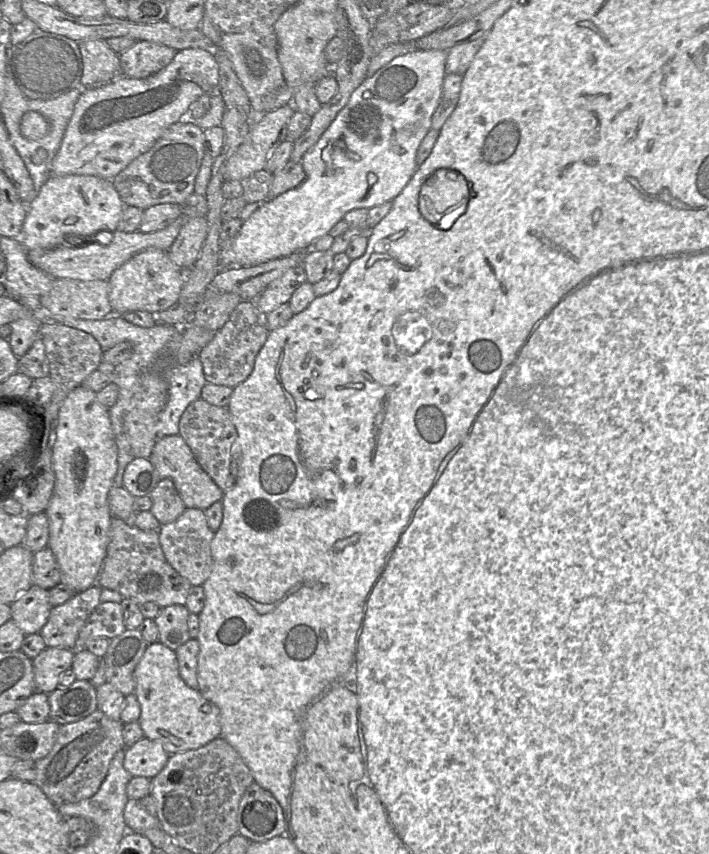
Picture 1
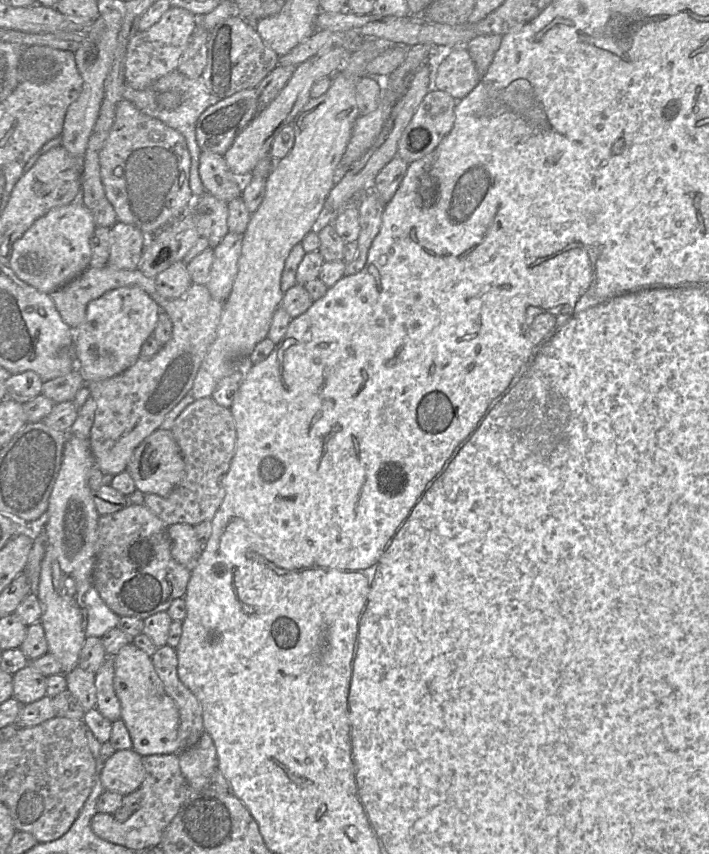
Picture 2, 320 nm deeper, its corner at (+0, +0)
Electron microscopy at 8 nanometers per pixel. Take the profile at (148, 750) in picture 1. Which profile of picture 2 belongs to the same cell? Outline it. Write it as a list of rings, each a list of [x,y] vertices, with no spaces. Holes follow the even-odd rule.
[[[119,750],[109,757],[101,772],[101,783],[107,791],[126,796],[137,790],[145,777],[142,756],[135,750]]]

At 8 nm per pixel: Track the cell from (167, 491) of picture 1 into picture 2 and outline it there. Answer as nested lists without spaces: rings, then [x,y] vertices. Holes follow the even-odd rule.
[[[211,397],[195,400],[179,414],[171,432],[185,462],[185,476],[168,496],[145,494],[144,505],[166,525],[186,523],[194,526],[212,521],[225,497],[224,478],[236,448],[232,413]]]

